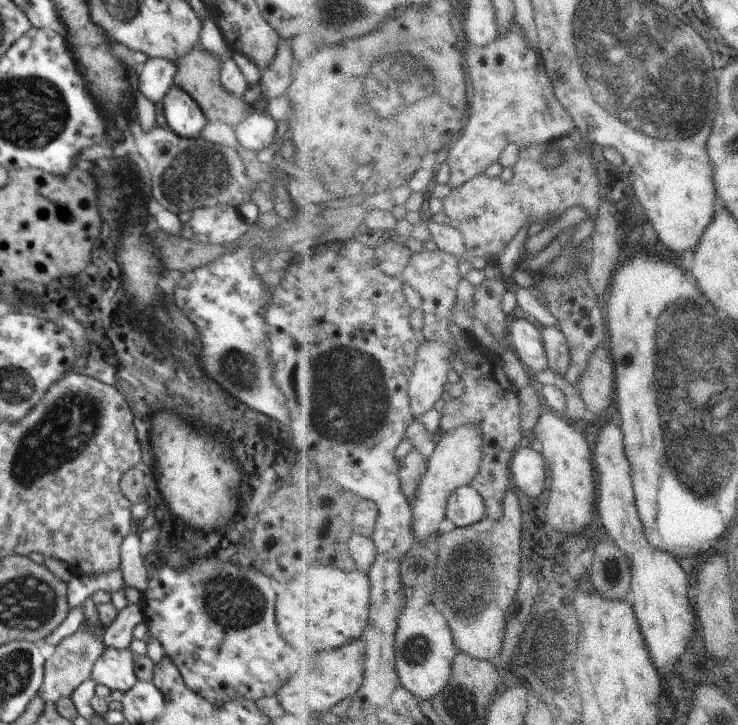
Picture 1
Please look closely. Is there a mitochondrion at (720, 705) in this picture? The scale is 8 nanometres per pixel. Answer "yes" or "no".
yes

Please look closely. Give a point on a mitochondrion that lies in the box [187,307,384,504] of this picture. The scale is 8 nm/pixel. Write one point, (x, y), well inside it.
(245, 371)

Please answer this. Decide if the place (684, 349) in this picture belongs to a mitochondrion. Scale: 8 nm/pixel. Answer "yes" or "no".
yes

